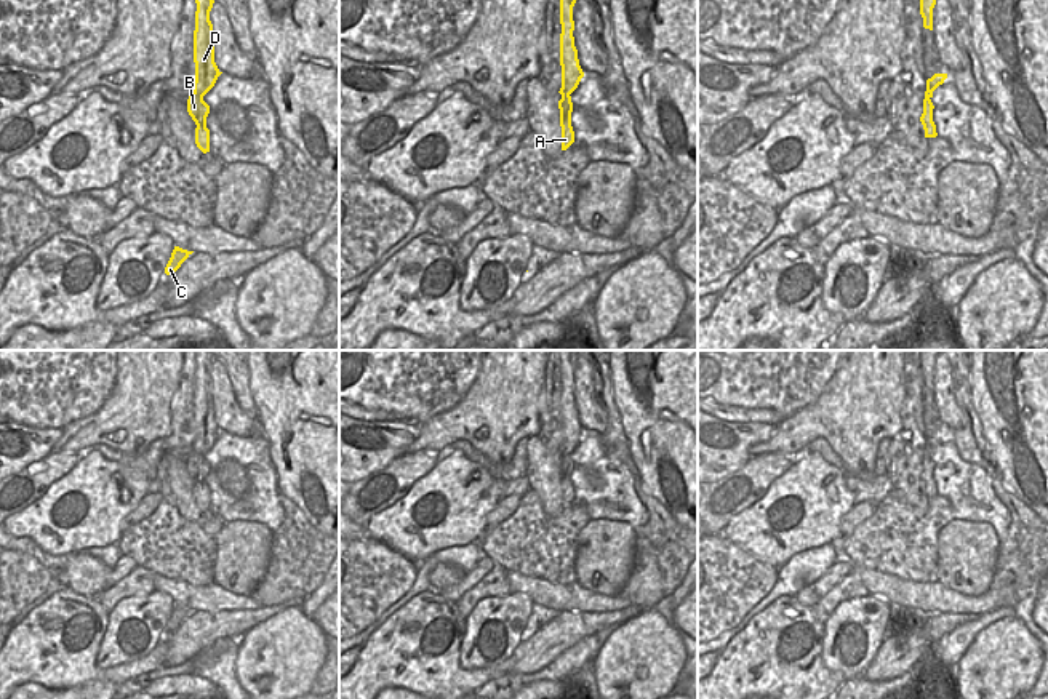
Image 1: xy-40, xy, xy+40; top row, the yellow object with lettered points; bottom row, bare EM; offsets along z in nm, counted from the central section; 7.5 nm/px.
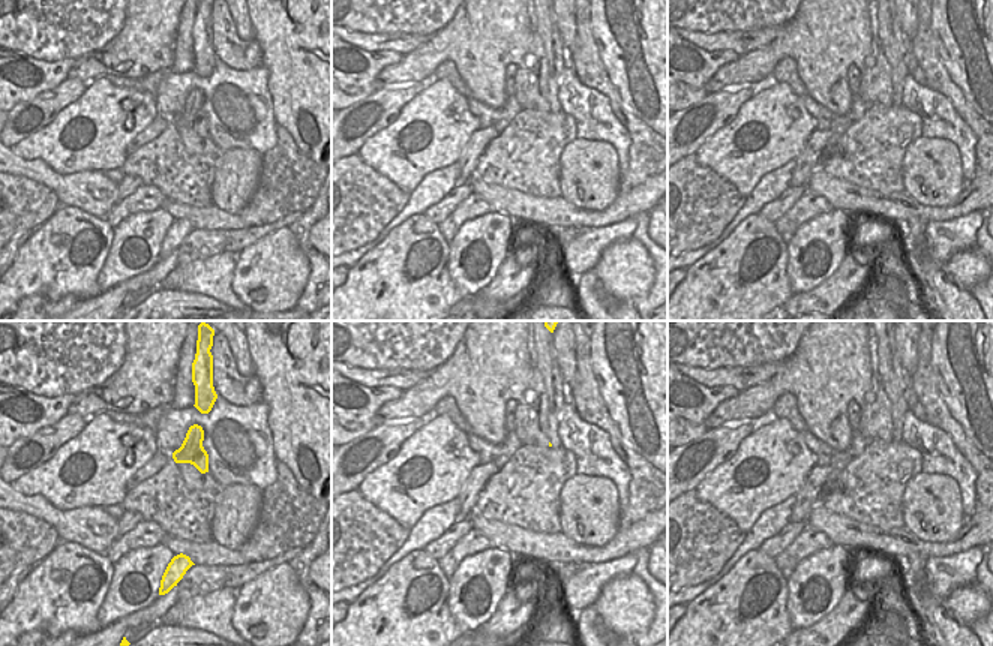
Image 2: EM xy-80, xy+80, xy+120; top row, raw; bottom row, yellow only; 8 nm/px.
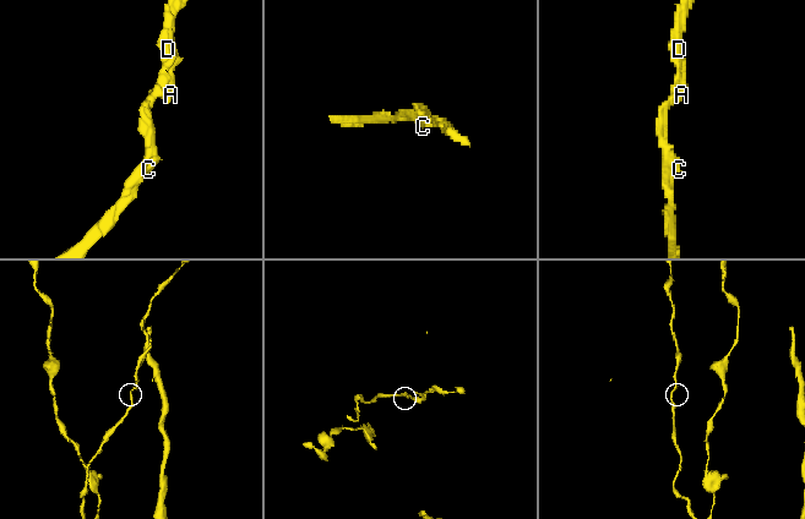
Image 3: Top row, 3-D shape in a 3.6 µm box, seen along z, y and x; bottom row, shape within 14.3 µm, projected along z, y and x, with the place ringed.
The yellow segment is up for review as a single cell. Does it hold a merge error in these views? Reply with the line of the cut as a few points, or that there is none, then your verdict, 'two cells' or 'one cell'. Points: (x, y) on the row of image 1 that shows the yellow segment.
cut none; one cell

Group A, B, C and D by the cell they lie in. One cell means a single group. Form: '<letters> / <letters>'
A B C D

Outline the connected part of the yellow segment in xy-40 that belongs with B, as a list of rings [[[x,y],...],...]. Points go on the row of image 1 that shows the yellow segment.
[[[195,0],[195,30],[194,30],[194,62],[195,82],[194,93],[187,99],[187,112],[195,122],[195,144],[206,154],[210,152],[210,130],[206,128],[206,117],[210,106],[203,96],[214,86],[218,77],[222,74],[214,62],[213,24],[210,11],[214,0]]]

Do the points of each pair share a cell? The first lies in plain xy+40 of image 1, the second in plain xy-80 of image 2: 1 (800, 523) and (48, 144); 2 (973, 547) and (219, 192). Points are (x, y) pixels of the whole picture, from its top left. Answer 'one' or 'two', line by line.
1: one
2: one

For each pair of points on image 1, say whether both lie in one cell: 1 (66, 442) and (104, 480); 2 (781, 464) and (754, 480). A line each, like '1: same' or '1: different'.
1: different
2: same

